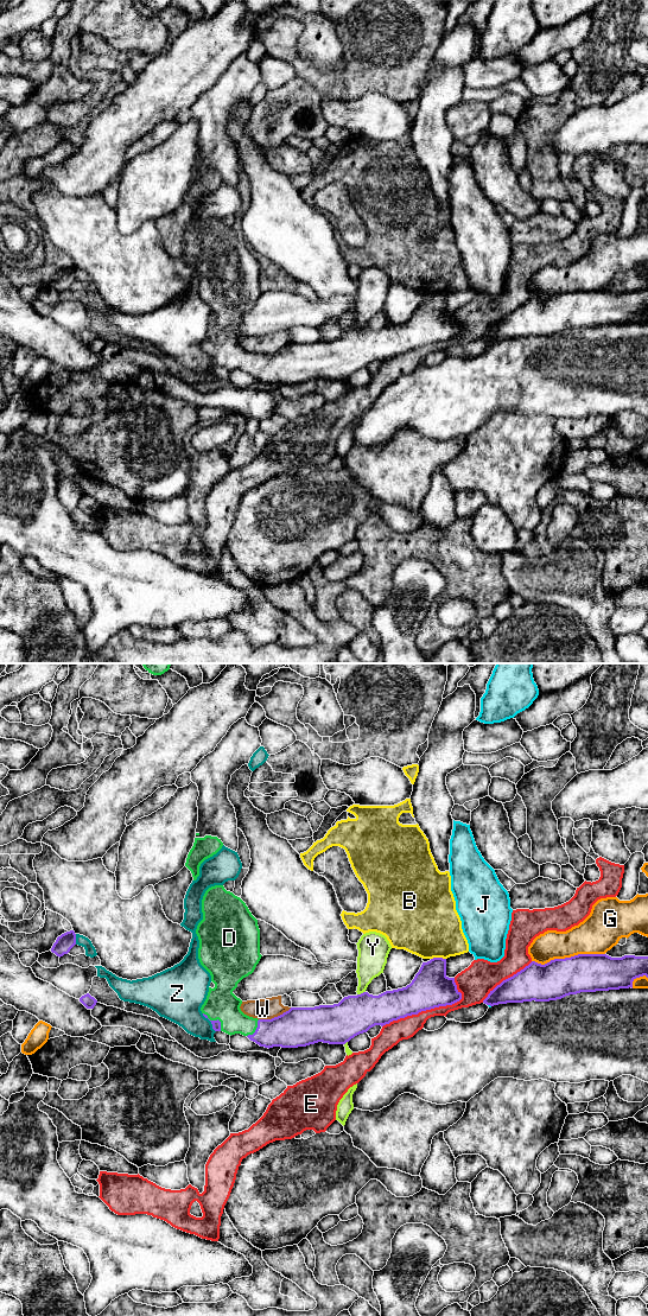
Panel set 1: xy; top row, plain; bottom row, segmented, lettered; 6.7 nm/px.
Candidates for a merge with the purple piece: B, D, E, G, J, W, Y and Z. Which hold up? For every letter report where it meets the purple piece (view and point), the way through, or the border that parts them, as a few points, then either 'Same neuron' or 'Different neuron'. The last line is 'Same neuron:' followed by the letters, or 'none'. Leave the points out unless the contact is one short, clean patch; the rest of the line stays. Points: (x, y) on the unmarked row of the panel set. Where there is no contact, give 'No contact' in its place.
B: Touches purple at xy (438, 293). Different neuron
D: Touches purple at xy (217, 355). Same neuron
E: Touches purple at xy (431, 343). Different neuron
G: Touches purple at xy (567, 293). Different neuron
J: Touches purple at xy (489, 339). Different neuron
W: Touches purple at xy (274, 353). Different neuron
Y: Touches purple at xy (361, 329). Boundary: xy (364, 326), (357, 330). Different neuron
Z: Touches purple at xy (211, 358). Different neuron
Same neuron: D

